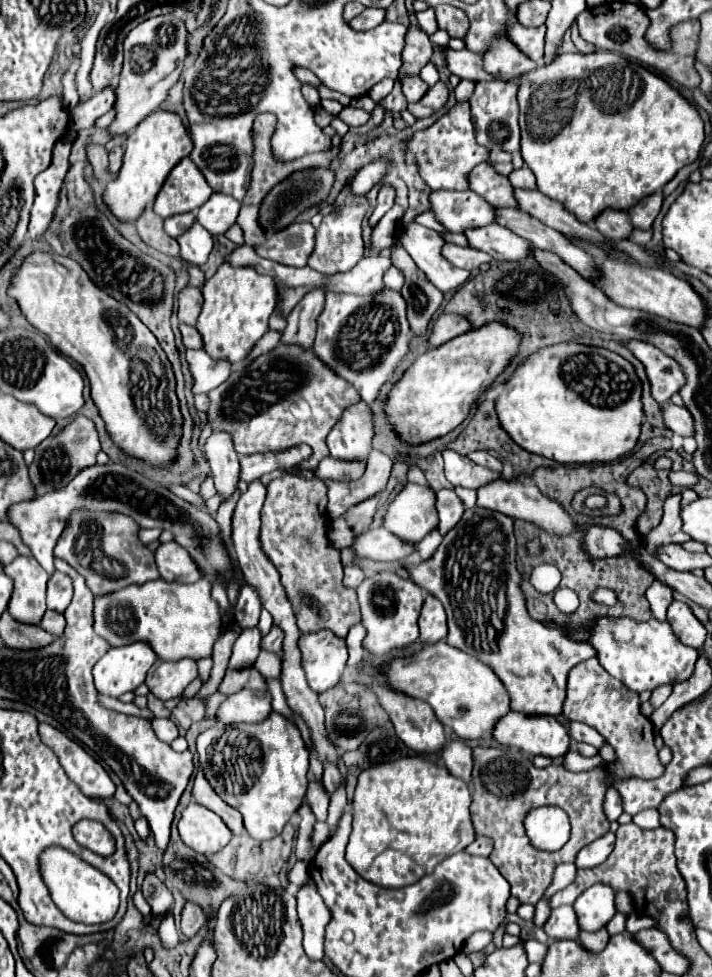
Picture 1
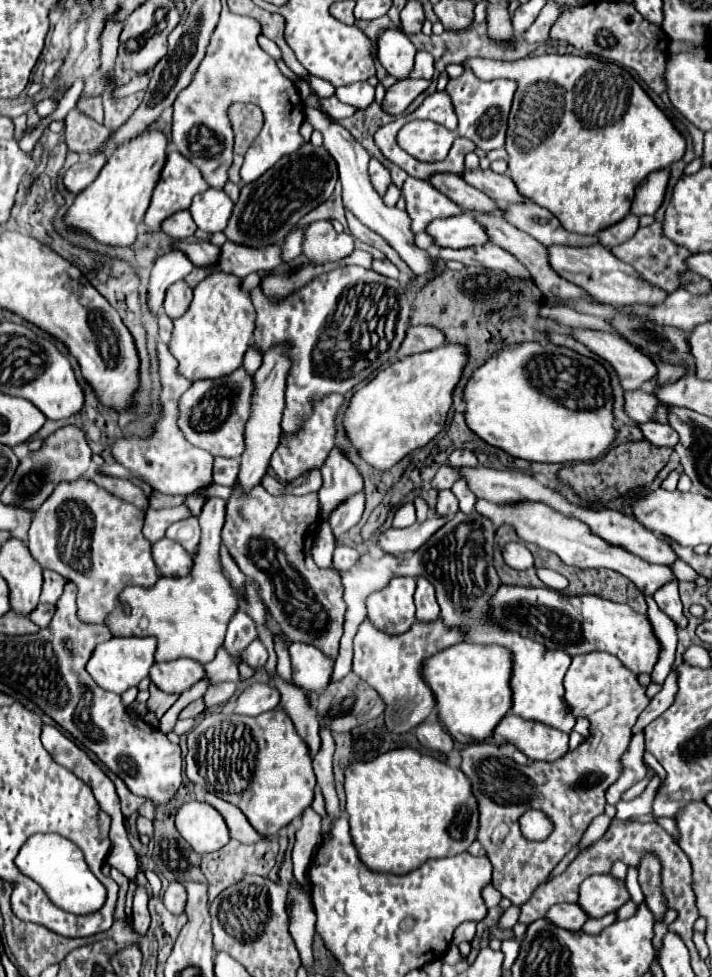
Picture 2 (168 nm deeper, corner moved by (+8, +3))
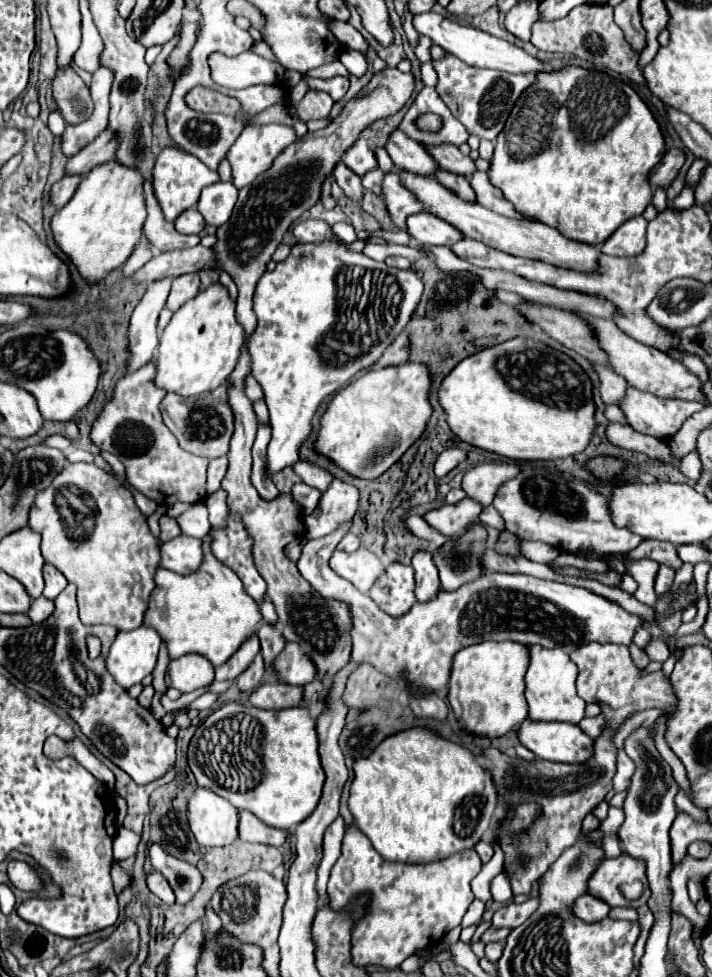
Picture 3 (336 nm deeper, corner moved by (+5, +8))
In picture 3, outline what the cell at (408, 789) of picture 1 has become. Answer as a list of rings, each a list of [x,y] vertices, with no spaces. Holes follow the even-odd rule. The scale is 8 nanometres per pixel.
[[[409,729],[385,739],[369,757],[353,763],[355,779],[349,787],[349,811],[355,825],[367,835],[375,851],[387,861],[429,863],[473,847],[489,829],[497,809],[497,791],[489,773],[475,761],[475,755],[427,729]]]

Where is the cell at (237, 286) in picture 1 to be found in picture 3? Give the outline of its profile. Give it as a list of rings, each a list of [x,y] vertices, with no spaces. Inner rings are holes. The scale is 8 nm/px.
[[[215,281],[173,313],[167,329],[159,337],[157,387],[167,393],[181,393],[183,397],[213,391],[233,373],[243,343],[245,331],[235,317],[235,301],[229,297],[227,287]]]

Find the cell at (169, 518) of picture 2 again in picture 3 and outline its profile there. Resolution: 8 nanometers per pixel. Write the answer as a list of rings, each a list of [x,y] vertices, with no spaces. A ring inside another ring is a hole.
[[[163,515],[161,519],[159,519],[159,527],[161,527],[161,533],[159,533],[159,539],[165,543],[165,541],[169,541],[169,539],[173,539],[173,537],[177,537],[181,531],[179,531],[179,525],[177,525],[177,521],[173,519],[173,517],[169,517],[169,515]]]

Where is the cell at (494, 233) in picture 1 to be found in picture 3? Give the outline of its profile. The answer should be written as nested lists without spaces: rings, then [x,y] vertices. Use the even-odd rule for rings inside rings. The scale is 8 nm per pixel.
[[[425,211],[411,215],[407,219],[407,231],[415,241],[429,245],[429,247],[435,247],[435,245],[451,247],[453,243],[463,239],[463,235],[461,235],[461,231],[457,231],[457,227],[453,227],[451,223],[445,223],[443,219],[437,219],[435,215],[429,215]]]

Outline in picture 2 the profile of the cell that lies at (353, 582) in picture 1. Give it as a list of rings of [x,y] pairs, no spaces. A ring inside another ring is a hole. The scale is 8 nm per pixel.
[[[336,546],[336,550],[334,550],[334,566],[338,570],[346,570],[346,568],[354,566],[358,558],[360,558],[360,554],[350,546]]]

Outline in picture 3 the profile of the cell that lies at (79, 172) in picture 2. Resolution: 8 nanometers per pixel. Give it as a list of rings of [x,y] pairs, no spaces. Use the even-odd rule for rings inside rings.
[[[65,175],[63,179],[59,179],[53,187],[51,187],[51,201],[55,207],[63,207],[69,203],[69,199],[73,197],[75,189],[81,183],[81,175]]]

